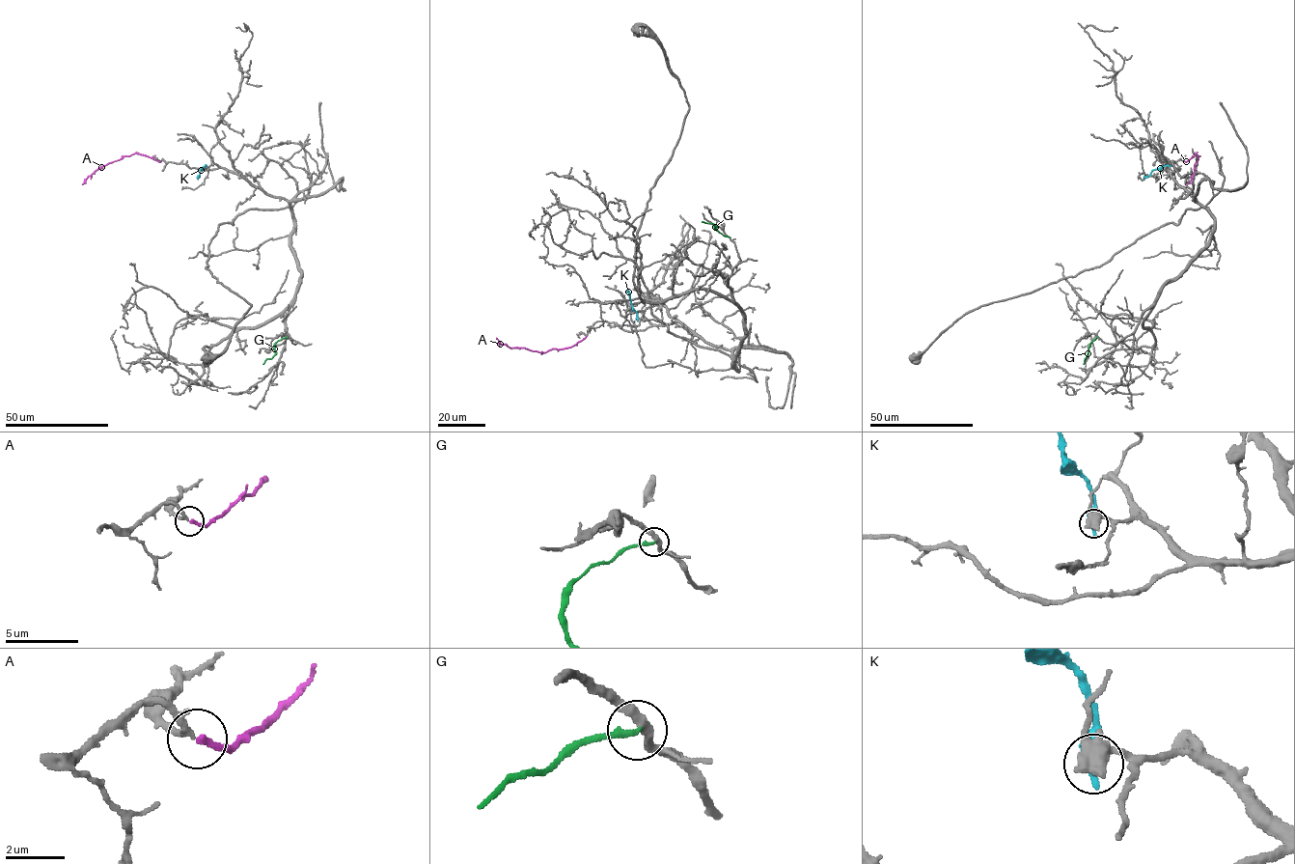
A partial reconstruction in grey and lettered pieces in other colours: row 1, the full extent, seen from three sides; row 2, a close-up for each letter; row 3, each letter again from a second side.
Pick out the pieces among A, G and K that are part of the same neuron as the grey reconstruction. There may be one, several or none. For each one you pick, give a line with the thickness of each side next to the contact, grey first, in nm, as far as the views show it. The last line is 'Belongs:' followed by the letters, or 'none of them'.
A: calibres 220 and 240 nm
Belongs: A

